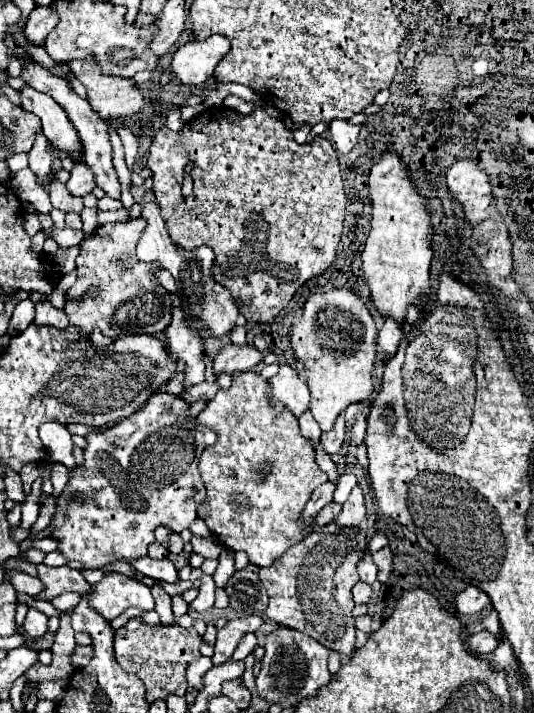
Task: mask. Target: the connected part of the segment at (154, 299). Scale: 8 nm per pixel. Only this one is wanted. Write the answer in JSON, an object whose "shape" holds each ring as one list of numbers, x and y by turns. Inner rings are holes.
{"shape":[[141,217,127,223,107,223,97,227,91,237,85,237,79,243,81,251,77,255,77,281,67,291,69,299,65,299,65,305,69,321,81,325,85,333,99,327,105,335,117,339,129,333,157,335,169,327,173,311,171,297,155,277,161,263,143,263,135,255,135,245,143,229,145,219],[89,269,99,283,87,283],[89,289,97,289,97,295,89,295]]}

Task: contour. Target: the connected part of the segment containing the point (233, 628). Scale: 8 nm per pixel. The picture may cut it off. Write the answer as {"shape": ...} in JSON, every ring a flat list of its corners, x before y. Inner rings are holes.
{"shape":[[247,615,247,617,233,619,233,621,229,621,223,629,219,629,219,631,217,631,217,641,215,641,213,663,215,663,215,665,225,663,225,661,233,655,233,651,235,651,237,643,241,641,241,637,247,635,247,633,255,633,255,631,261,627,261,623,263,623,261,617,257,617,257,615]]}

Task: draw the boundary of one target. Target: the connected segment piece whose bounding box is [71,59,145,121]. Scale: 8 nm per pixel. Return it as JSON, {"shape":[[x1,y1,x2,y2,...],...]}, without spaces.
{"shape":[[75,59,71,71,85,85,93,111,105,121,139,113,145,105,145,97,133,79,103,75,95,59]]}

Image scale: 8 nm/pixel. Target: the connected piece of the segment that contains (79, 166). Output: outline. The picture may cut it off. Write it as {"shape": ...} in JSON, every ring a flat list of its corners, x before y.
{"shape":[[75,163,71,169,71,179,67,181,67,187,73,195,85,197,95,189,95,173,85,163]]}

